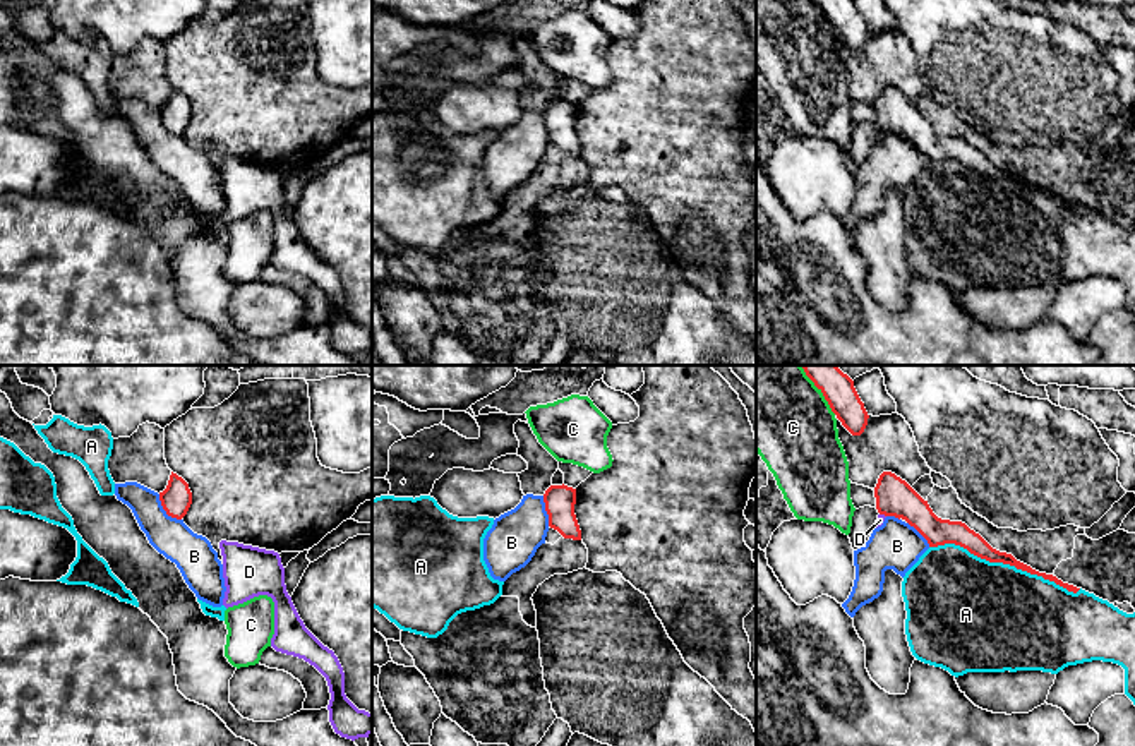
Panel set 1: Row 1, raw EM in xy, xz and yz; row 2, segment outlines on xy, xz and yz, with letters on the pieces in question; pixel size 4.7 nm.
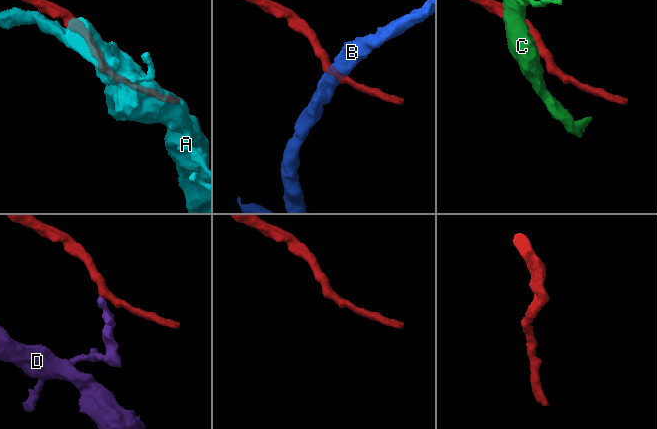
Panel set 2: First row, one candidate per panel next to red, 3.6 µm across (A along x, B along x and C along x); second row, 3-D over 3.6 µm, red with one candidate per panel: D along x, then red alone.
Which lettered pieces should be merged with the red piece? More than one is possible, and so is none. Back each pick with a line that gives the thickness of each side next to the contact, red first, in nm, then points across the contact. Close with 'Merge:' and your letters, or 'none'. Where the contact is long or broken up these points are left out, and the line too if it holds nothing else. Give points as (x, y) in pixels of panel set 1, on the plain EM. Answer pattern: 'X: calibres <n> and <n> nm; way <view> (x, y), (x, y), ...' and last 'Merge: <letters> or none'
Merge: none

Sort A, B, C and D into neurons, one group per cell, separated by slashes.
A / B / C / D

